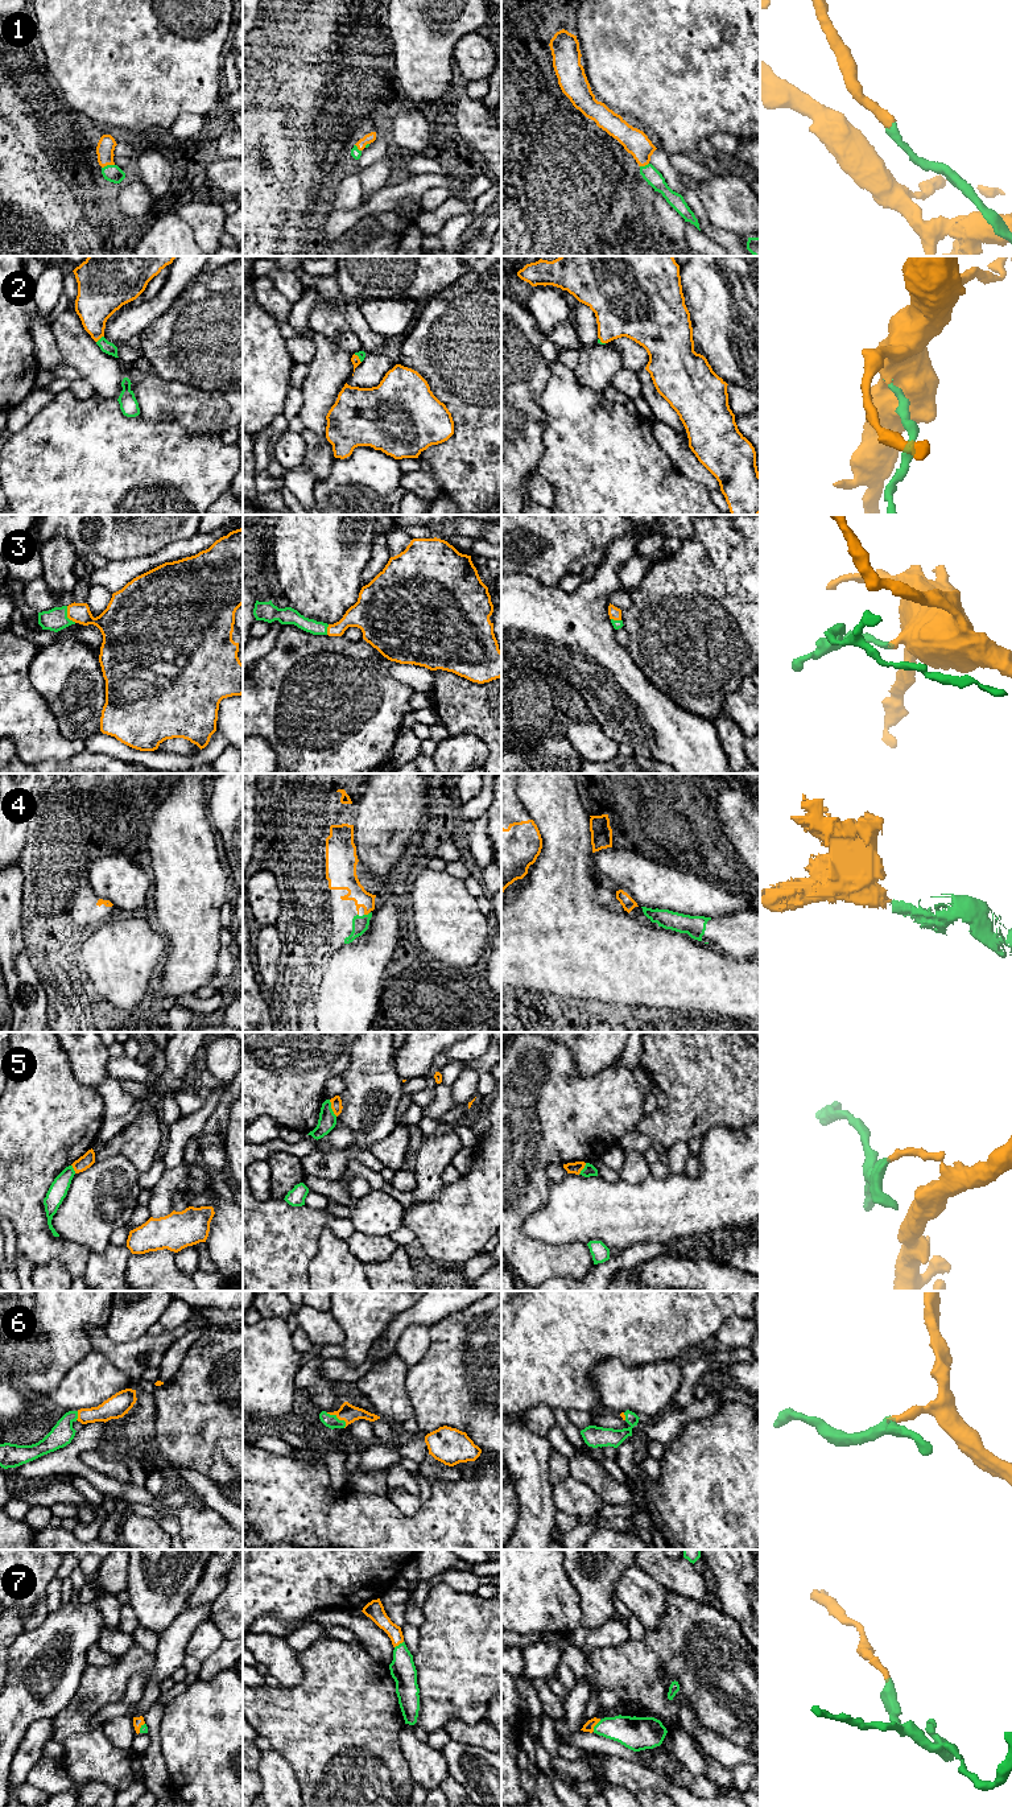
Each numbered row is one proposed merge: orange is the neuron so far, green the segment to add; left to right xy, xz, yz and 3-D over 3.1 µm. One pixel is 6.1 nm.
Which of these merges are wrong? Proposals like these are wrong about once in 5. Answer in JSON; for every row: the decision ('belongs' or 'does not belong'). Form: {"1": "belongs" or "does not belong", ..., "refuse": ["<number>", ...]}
{"1": "belongs", "2": "belongs", "3": "belongs", "4": "belongs", "5": "does not belong", "6": "belongs", "7": "belongs", "refuse": ["5"]}

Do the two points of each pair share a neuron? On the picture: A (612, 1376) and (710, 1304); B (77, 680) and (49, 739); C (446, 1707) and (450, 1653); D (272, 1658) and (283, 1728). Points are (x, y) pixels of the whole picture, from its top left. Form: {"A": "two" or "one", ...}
{"A": "two", "B": "two", "C": "one", "D": "two"}

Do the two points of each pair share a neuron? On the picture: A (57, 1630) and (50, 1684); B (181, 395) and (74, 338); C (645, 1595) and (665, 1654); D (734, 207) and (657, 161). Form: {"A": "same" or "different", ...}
{"A": "same", "B": "same", "C": "different", "D": "different"}

